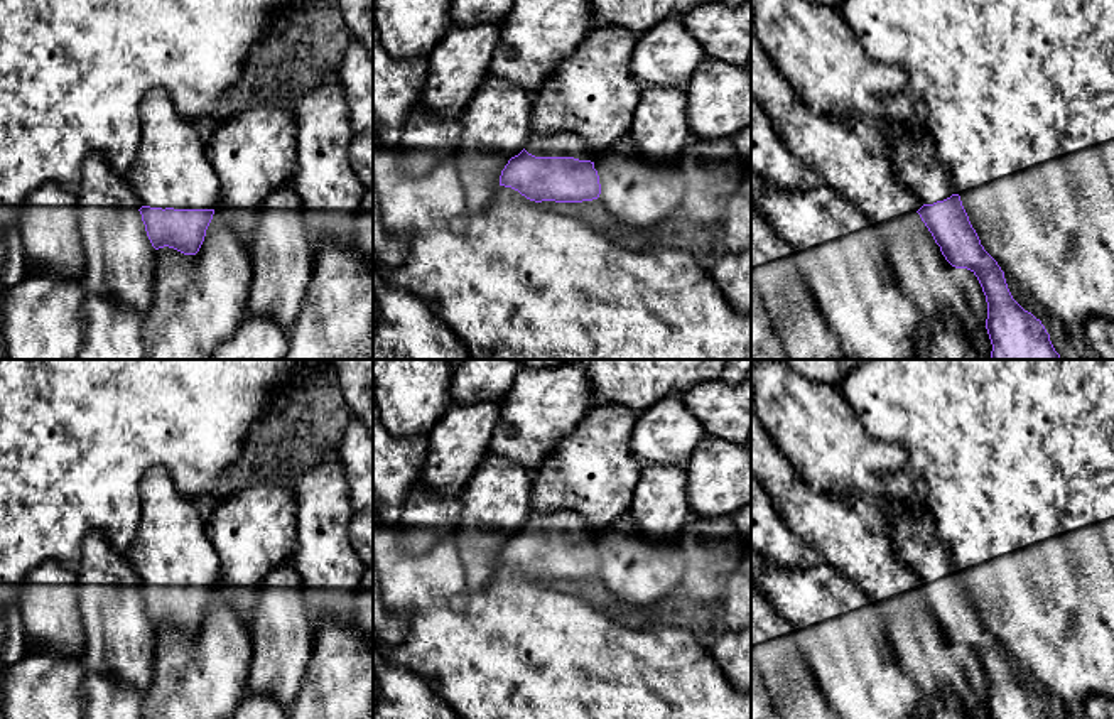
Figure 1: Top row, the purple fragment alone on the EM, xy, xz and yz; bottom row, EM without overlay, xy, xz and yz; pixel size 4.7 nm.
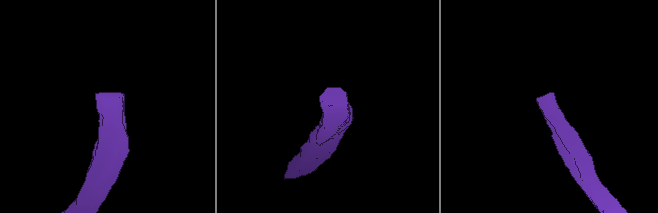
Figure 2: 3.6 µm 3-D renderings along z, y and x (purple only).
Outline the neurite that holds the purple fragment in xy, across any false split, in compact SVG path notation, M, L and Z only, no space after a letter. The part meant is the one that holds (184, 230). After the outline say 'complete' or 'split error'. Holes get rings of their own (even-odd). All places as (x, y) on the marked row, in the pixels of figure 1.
M154 88L143 98L142 138L125 177L143 204L138 211L152 246L196 255L219 206L219 179L196 125L179 115L165 89Z | split error

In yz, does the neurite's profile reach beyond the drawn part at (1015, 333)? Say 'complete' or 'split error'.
split error

